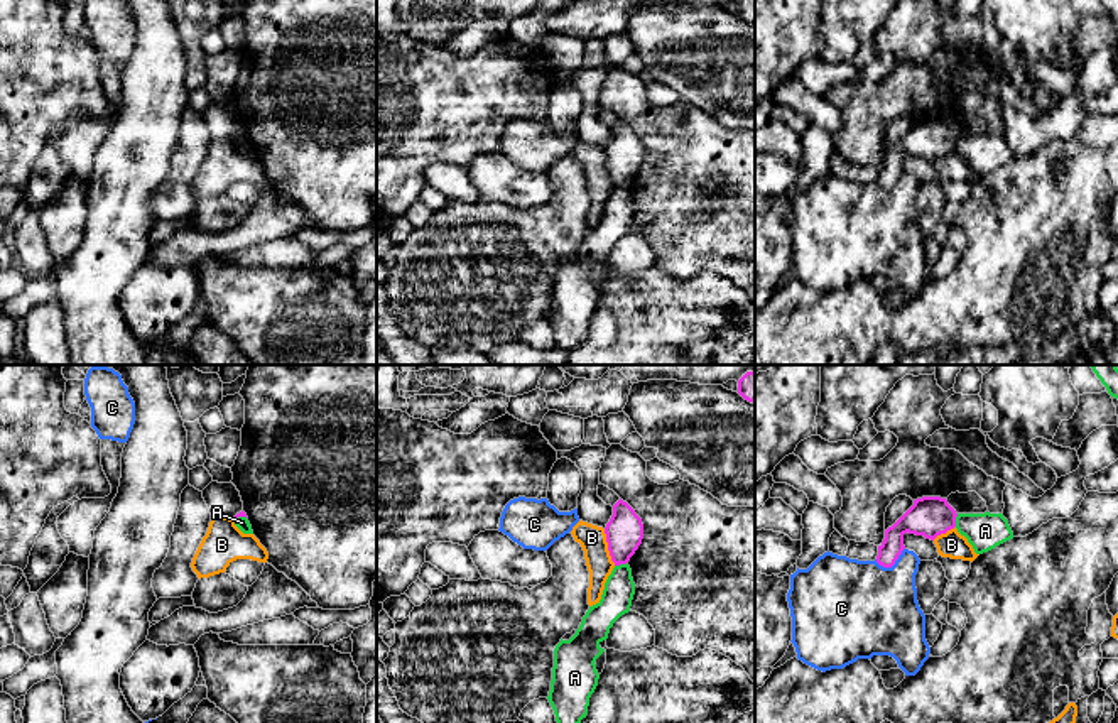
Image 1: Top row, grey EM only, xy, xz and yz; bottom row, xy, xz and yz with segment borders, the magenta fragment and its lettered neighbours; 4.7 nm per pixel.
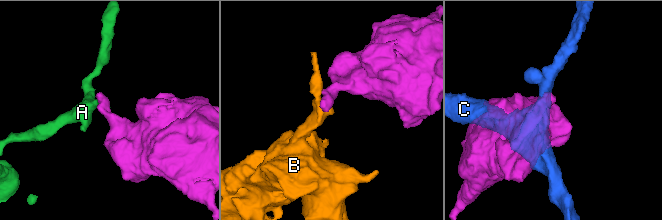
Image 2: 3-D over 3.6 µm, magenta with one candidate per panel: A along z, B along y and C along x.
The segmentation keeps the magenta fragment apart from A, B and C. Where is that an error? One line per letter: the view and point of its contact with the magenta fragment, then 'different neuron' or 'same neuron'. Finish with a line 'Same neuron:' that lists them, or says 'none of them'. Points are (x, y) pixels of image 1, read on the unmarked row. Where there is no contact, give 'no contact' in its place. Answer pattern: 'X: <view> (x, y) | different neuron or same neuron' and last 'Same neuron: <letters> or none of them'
A: xz (620, 184) | different neuron
B: xz (608, 169) | different neuron
C: yz (892, 186) | different neuron
Same neuron: none of them

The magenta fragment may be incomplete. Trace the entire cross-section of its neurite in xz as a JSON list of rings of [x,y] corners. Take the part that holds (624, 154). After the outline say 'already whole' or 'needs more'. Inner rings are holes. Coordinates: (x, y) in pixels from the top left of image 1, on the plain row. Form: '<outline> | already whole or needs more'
[[[621,120],[613,127],[613,137],[605,149],[608,172],[615,188],[627,186],[643,160],[643,145]]] | already whole

